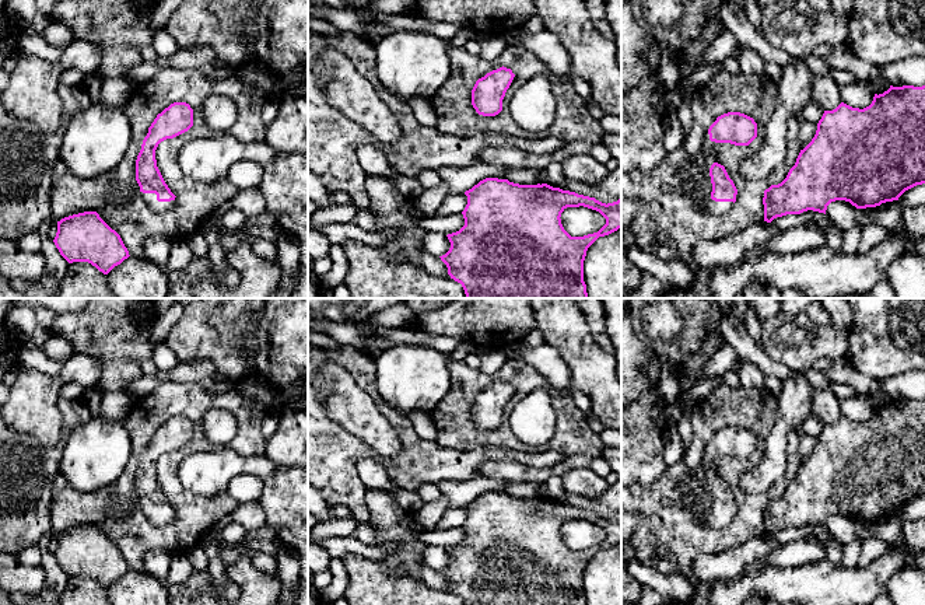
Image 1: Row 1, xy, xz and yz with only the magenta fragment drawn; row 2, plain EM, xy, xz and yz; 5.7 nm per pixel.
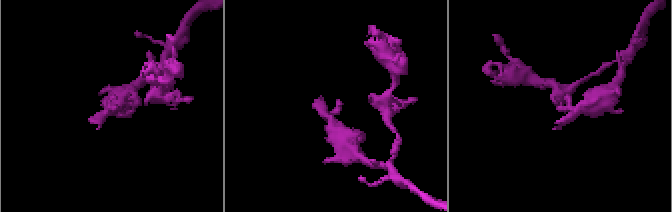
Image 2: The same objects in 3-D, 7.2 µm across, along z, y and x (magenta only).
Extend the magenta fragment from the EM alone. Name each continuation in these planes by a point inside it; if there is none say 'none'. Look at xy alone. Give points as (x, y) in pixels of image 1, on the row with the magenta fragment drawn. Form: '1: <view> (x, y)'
1: xy (150, 199)

